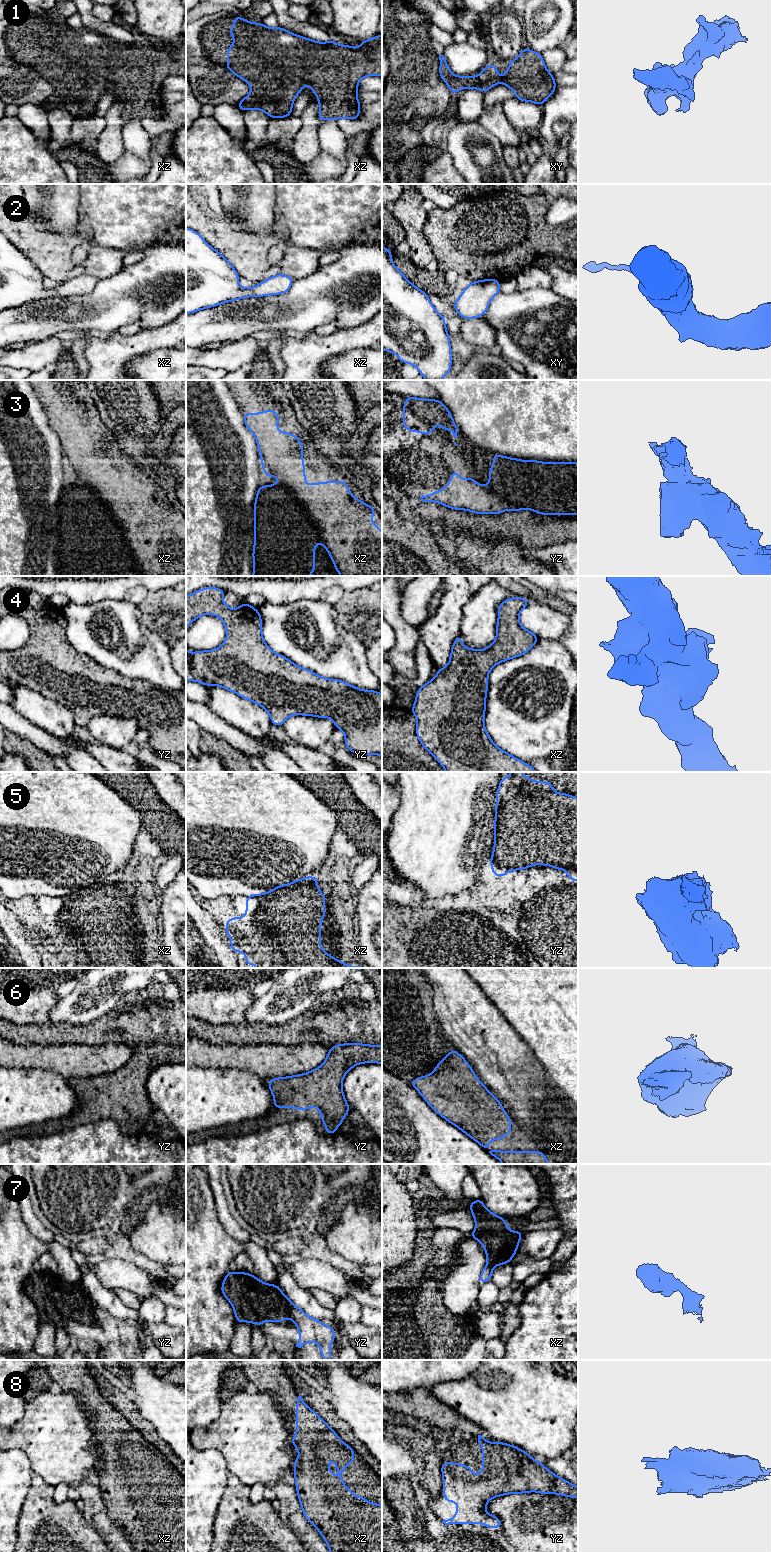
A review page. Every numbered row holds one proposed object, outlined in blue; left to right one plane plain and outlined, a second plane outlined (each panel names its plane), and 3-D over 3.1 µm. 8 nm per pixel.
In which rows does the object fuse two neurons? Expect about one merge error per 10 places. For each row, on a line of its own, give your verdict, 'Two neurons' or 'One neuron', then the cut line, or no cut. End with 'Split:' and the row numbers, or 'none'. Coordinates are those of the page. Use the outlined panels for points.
1: One neuron. No split
2: One neuron. No split
3: One neuron. No split
4: One neuron. No split
5: One neuron. No split
6: One neuron. No split
7: One neuron. No split
8: One neuron. No split
Split: none

